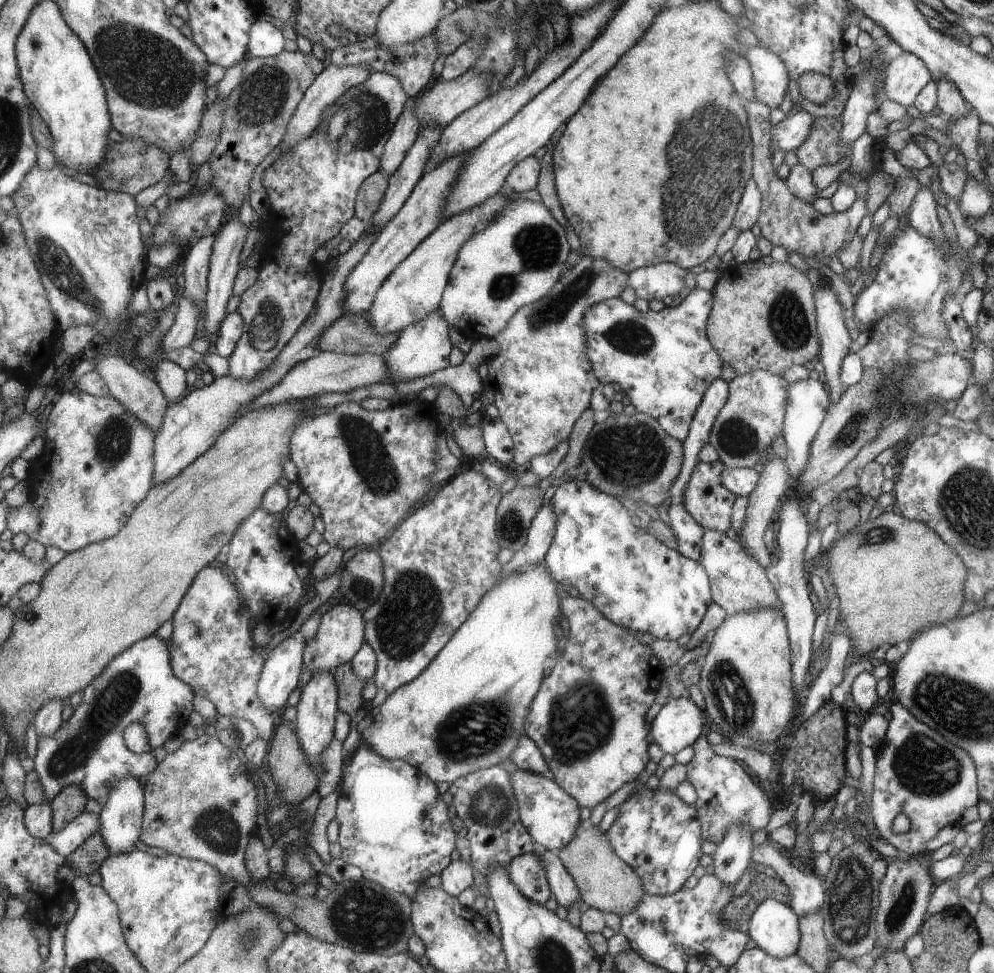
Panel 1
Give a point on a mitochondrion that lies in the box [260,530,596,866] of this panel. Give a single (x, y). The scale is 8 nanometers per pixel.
(404, 619)

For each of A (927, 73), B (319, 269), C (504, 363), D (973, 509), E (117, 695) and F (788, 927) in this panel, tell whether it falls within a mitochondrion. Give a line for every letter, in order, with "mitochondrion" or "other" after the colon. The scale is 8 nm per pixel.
A: other
B: other
C: other
D: mitochondrion
E: mitochondrion
F: other

